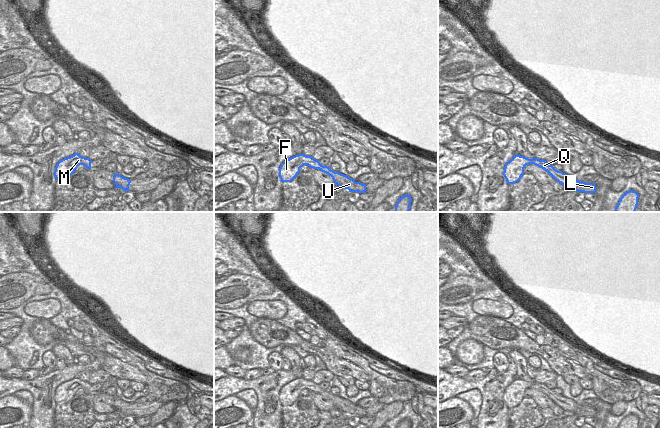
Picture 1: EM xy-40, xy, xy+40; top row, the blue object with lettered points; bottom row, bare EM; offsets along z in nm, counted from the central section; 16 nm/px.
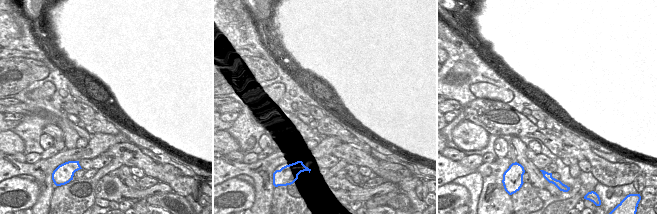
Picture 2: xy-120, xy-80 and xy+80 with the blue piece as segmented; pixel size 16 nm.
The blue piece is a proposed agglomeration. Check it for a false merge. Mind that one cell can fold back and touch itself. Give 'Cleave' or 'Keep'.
Keep.

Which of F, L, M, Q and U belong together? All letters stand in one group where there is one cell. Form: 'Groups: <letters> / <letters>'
Groups: F L M Q U.

